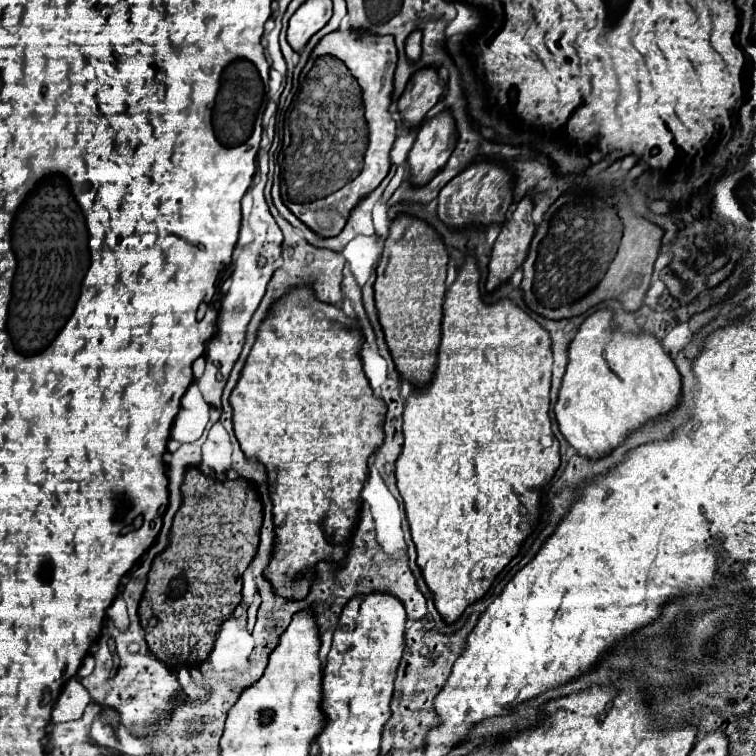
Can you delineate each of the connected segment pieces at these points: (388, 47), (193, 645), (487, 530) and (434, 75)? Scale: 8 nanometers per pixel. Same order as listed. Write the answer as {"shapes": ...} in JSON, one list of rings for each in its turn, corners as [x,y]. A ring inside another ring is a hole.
{"shapes":[[[[337,29],[329,35],[325,35],[313,49],[315,57],[321,55],[333,55],[337,59],[341,59],[349,69],[351,75],[359,81],[361,89],[363,89],[363,105],[365,105],[365,119],[367,119],[367,127],[369,127],[369,147],[365,151],[365,167],[363,171],[349,181],[343,189],[323,197],[323,199],[315,199],[311,203],[293,203],[289,201],[289,209],[303,221],[307,223],[315,233],[329,237],[335,235],[343,229],[343,223],[347,221],[347,211],[351,211],[351,207],[355,207],[355,203],[367,195],[367,191],[373,191],[383,177],[387,175],[389,167],[391,167],[391,147],[393,141],[397,137],[397,123],[393,121],[391,113],[389,113],[389,105],[391,105],[391,97],[393,97],[393,73],[397,67],[397,47],[391,35],[381,37],[381,35],[373,35],[369,31],[361,31],[361,29]],[[315,209],[329,209],[331,211],[331,219],[333,219],[333,227],[325,229],[317,223],[315,219]]],[[[187,467],[181,495],[183,501],[173,517],[169,547],[153,559],[147,587],[139,605],[149,649],[171,667],[175,667],[177,661],[201,663],[213,649],[215,633],[241,601],[241,575],[257,551],[259,529],[263,523],[263,505],[255,485],[239,475],[217,481],[213,475],[205,475],[199,467]]],[[[467,255],[465,261],[457,269],[457,277],[453,285],[445,293],[443,301],[443,323],[441,323],[441,343],[439,343],[439,353],[437,353],[437,365],[435,365],[435,375],[433,379],[423,385],[423,387],[413,387],[411,393],[405,399],[405,409],[403,409],[403,449],[401,455],[395,461],[395,477],[397,477],[397,489],[405,501],[405,513],[407,521],[411,527],[411,537],[417,547],[417,565],[423,571],[427,587],[435,595],[435,607],[441,613],[441,617],[447,623],[453,623],[459,619],[459,615],[465,611],[469,603],[475,603],[481,599],[487,589],[491,587],[493,579],[497,577],[499,571],[517,555],[521,543],[525,537],[531,533],[533,525],[537,523],[539,517],[539,489],[551,481],[559,467],[559,445],[553,441],[553,445],[543,447],[541,439],[551,437],[551,419],[549,419],[549,389],[551,389],[551,337],[549,333],[535,321],[531,319],[519,305],[515,305],[511,299],[501,299],[497,303],[485,303],[479,291],[479,267],[473,255]],[[519,505],[527,507],[527,515],[519,513]]],[[[435,67],[419,69],[409,79],[401,99],[397,101],[399,111],[403,115],[403,123],[411,129],[419,127],[419,123],[425,119],[427,111],[441,99],[443,91],[445,91],[445,87],[443,87]]]]}

